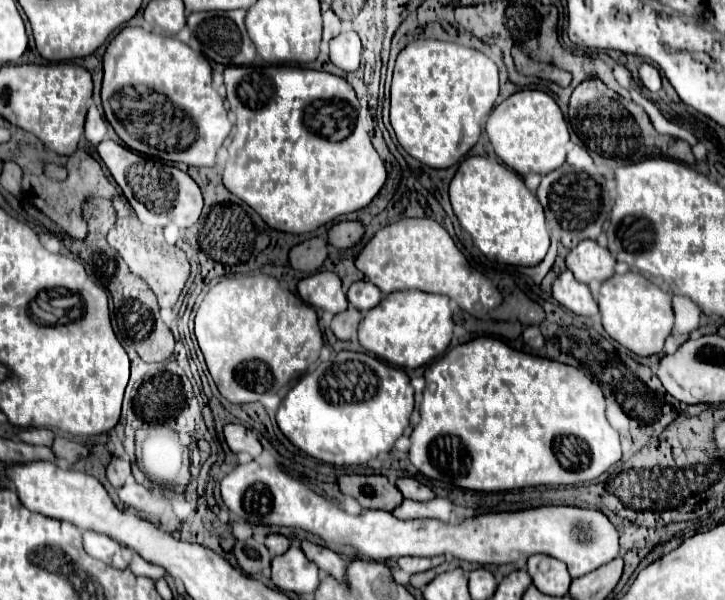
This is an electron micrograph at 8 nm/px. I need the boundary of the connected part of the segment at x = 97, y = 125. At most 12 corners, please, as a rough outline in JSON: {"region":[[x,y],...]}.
{"region":[[95,105],[85,119],[85,137],[93,145],[107,133],[103,115]]}

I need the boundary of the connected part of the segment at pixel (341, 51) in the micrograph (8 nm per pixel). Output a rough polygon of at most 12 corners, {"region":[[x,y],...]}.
{"region":[[355,31],[331,39],[331,61],[357,71],[361,41]]}

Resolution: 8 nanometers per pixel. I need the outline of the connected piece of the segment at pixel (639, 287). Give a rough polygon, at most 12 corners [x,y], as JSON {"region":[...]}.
{"region":[[641,273],[601,285],[605,331],[641,357],[663,351],[671,293]]}

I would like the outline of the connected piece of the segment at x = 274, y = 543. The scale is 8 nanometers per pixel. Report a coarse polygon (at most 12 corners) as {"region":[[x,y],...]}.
{"region":[[269,533],[265,547],[271,555],[281,555],[289,547],[289,539],[281,533]]}

